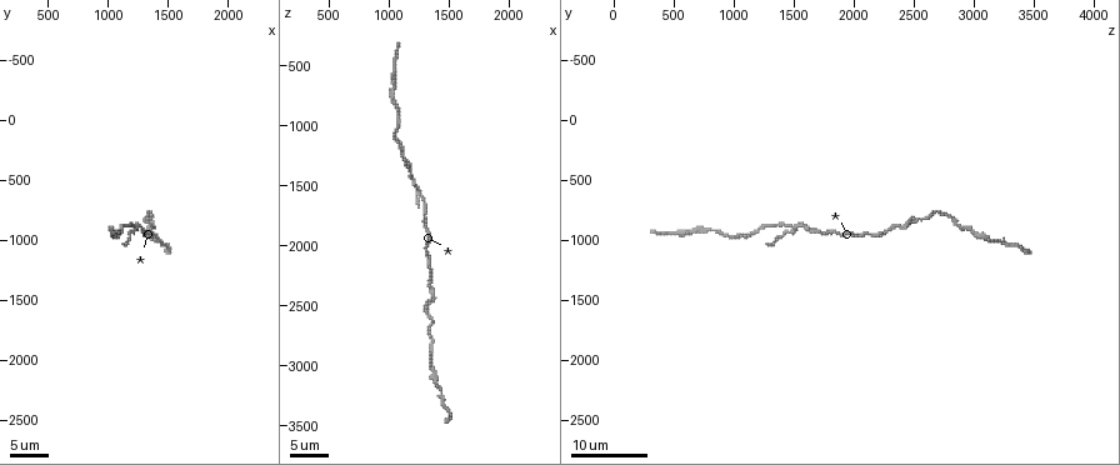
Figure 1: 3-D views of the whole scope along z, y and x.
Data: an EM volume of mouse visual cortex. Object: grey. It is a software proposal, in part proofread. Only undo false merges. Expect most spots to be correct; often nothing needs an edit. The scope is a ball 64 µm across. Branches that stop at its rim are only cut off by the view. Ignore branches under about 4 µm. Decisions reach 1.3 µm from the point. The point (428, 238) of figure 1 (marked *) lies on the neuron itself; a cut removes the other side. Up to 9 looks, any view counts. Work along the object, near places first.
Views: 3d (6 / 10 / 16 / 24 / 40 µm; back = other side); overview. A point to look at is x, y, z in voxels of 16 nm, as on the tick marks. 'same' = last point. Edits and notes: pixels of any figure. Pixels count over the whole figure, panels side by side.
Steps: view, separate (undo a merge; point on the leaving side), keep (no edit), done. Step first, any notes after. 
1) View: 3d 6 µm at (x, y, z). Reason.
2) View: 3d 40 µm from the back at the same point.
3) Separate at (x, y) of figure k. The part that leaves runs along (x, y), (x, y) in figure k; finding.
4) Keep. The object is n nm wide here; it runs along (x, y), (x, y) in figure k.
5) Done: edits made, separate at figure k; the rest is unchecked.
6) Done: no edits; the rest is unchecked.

View: 3d 24 µm at (1300, 840, 2540). Thick turns thin.

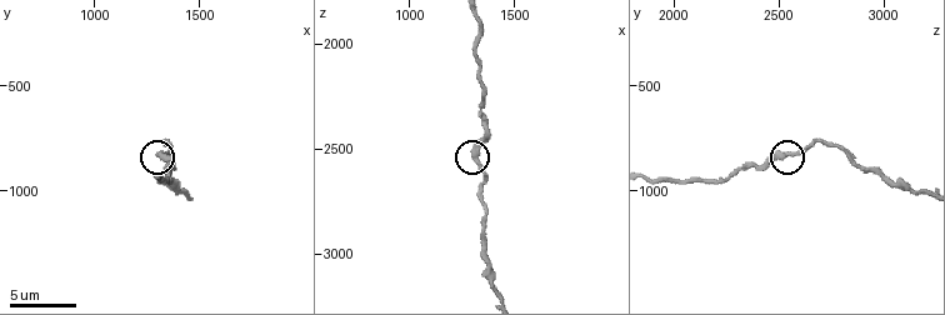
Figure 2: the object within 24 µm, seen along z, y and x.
View: 3d 6 µm at (1330, 830, 2520). Zoom in.

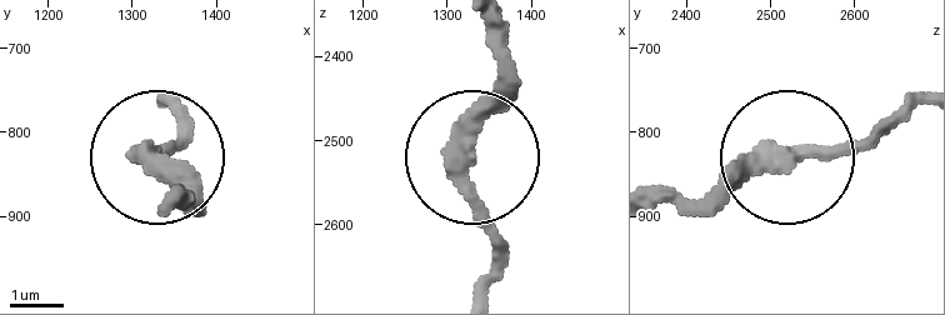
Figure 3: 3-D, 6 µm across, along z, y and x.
Keep. The object is 340 nm wide here; it runs along (498, 33), (470, 208), (498, 270) in figure 3; all the same neuron.

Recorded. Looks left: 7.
View: 3d 16 µm at (1040, 900, 720). Sudden change in width.

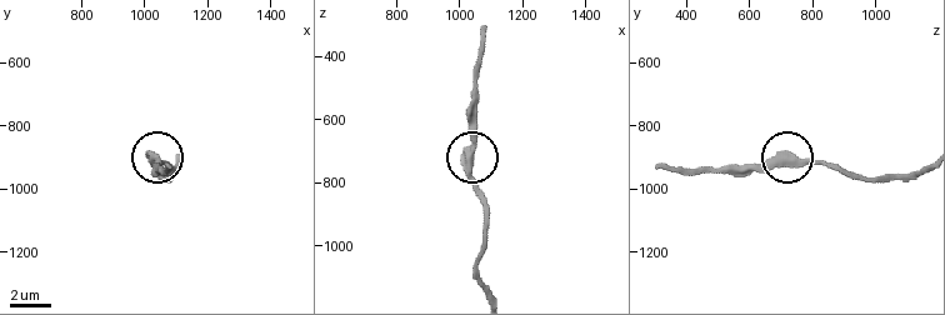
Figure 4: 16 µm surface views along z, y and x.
View: 3d 10 µm at (1030, 920, 730).

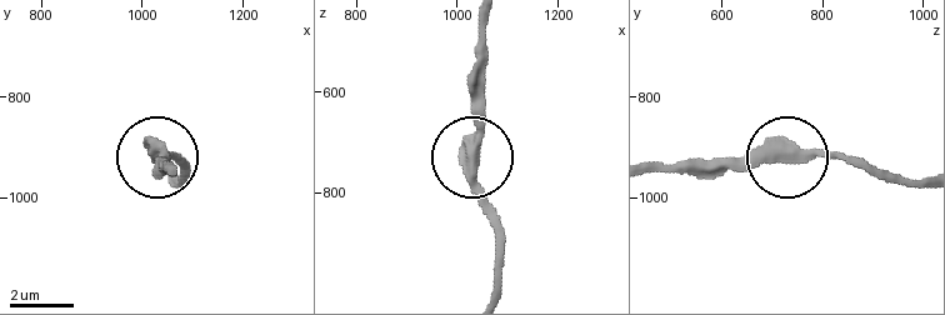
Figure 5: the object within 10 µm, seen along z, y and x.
Keep. Continuous, no second neuron.

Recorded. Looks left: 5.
View: 3d 24 µm at (1220, 900, 1520). Three-way junction.

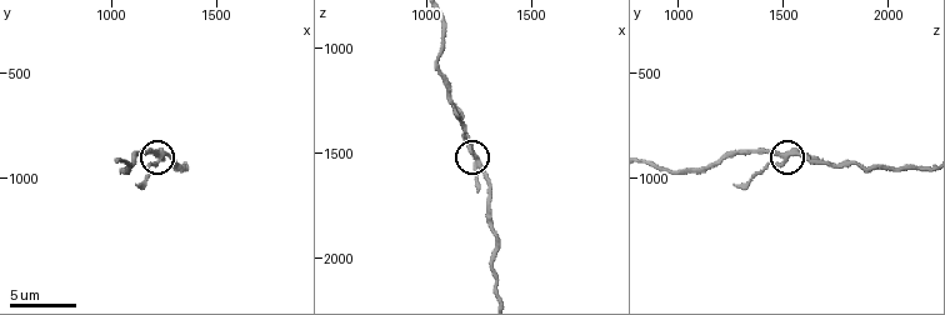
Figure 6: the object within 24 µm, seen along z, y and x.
View: 3d 10 µm at (1230, 900, 1500). Closer look.

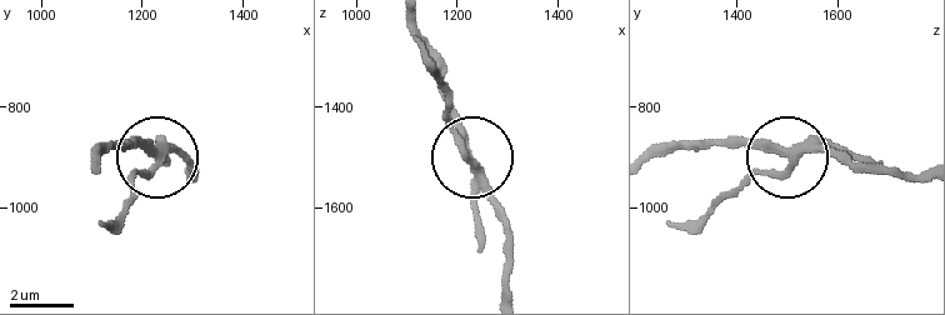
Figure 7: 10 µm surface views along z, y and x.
Separate at (475, 219) of figure 7. 3 arms meet here; the part that leaves runs along (473, 166), (446, 89), (419, 43) in figure 7; two neurons meet here.

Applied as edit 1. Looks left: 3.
View: 3d 10 µm at (1360, 920, 2990). Calibre changes.

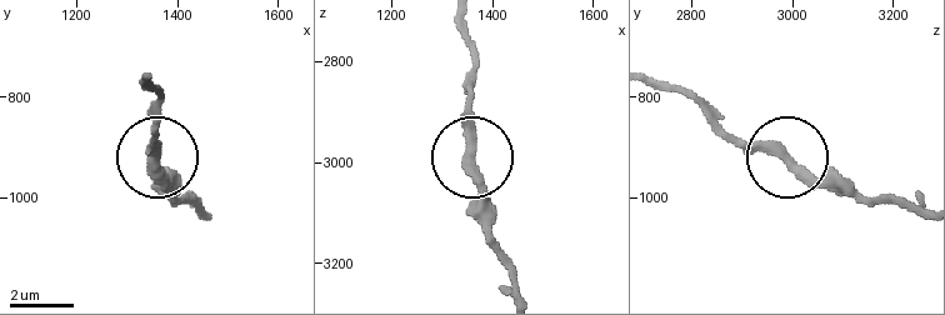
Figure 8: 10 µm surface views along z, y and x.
Keep. It runs along (149, 75), (165, 194) in figure 8; continuous, no second neuron.

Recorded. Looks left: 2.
Done: edits made, separate at figure 7; the rest is unchecked.

